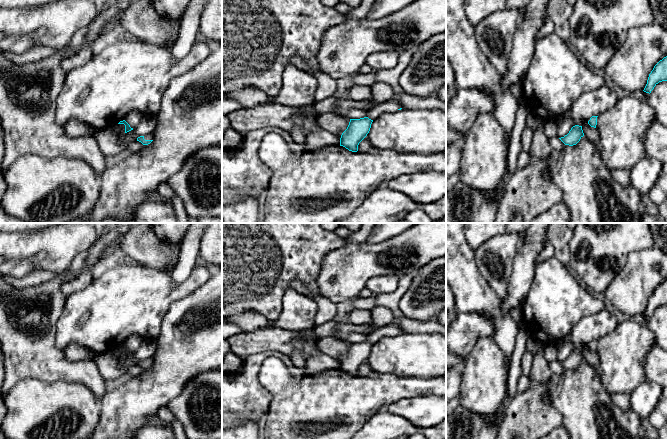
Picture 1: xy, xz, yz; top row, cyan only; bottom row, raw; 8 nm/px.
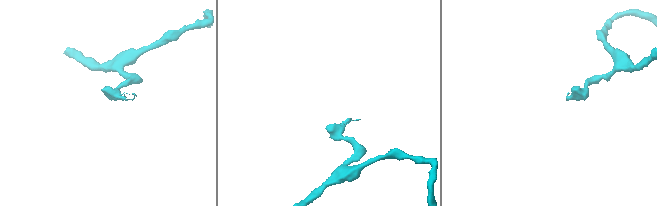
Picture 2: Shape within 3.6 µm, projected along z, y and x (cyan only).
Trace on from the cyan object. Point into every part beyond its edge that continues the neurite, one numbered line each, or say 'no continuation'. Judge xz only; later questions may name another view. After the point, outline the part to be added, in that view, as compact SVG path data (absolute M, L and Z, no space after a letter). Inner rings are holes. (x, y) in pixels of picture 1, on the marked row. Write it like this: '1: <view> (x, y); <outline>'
1: xz (391, 77); M412 50L403 51L399 54L398 63L394 68L375 71L376 83L382 82L390 85L393 89L394 95L388 101L371 108L368 114L369 119L375 120L385 112L396 112L398 109L403 108L399 99L404 91L399 84L399 80L401 74L409 65L412 55Z

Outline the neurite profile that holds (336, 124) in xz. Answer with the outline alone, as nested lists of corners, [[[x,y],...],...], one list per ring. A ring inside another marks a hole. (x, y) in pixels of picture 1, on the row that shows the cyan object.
[[[334,113],[321,114],[318,116],[318,124],[321,129],[324,129],[338,139],[341,138],[342,133],[347,129],[350,119],[346,116]]]

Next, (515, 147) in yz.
[[[526,101],[519,103],[515,124],[510,136],[508,149],[508,173],[513,175],[517,170],[517,158],[522,151],[521,134],[526,128],[526,118],[531,112],[530,105]]]

